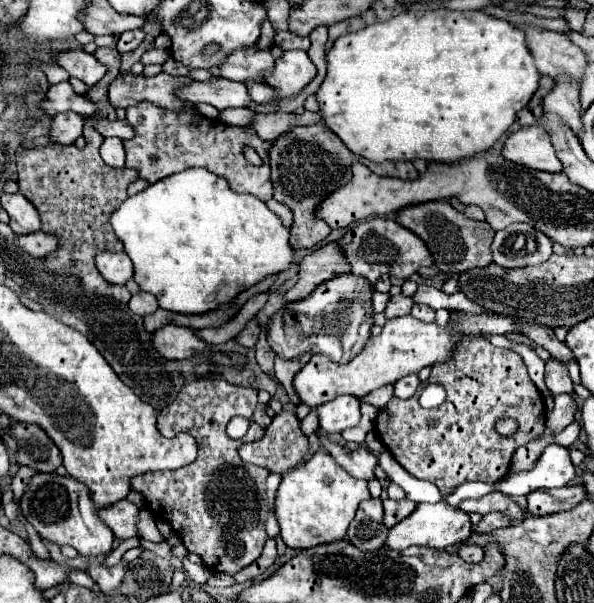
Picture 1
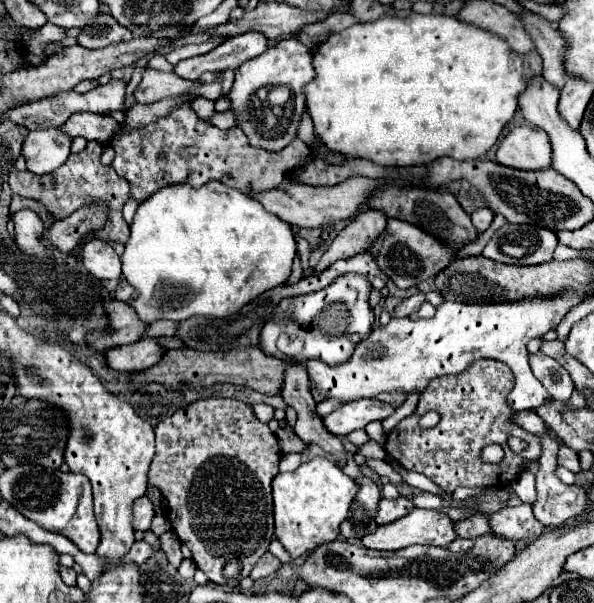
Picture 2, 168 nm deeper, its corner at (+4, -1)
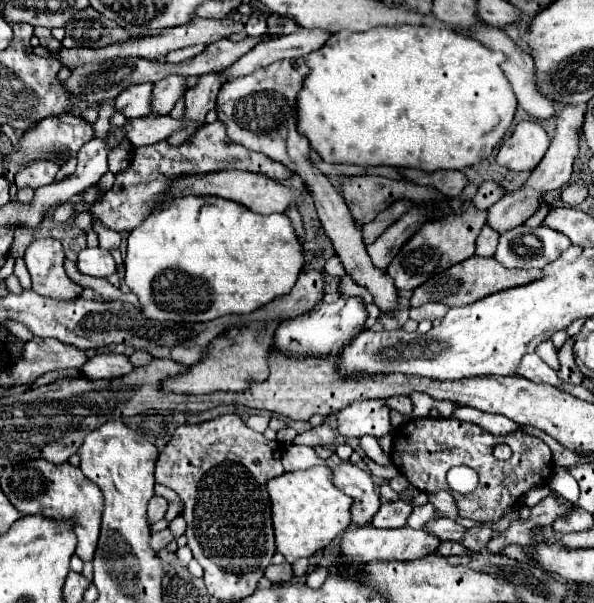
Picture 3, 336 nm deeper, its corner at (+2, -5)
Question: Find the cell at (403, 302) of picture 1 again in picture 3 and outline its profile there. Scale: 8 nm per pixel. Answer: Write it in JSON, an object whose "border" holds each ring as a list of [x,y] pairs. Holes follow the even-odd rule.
{"border":[[[426,303],[422,307],[410,309],[410,319],[414,319],[414,321],[422,321],[422,319],[436,321],[436,319],[442,319],[446,313],[448,313],[446,305],[442,305],[442,303]]]}

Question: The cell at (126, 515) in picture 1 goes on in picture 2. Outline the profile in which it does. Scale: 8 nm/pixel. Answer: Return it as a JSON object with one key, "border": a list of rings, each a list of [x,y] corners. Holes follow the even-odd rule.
{"border":[[[148,497],[136,499],[134,507],[132,507],[132,513],[134,513],[134,531],[150,529],[150,521],[154,517],[154,507],[152,507]]]}

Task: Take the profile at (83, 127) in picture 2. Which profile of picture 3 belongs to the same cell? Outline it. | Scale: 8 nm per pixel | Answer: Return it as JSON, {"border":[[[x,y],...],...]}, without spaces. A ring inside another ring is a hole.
{"border":[[[64,113],[62,117],[46,117],[46,121],[40,121],[34,129],[28,129],[18,139],[14,149],[4,157],[6,175],[12,179],[18,173],[18,169],[22,169],[22,165],[26,165],[28,161],[40,161],[40,159],[46,161],[46,157],[50,157],[50,161],[66,163],[70,157],[76,157],[80,147],[88,143],[92,137],[94,137],[92,125],[88,125],[82,117],[76,117],[70,113]]]}

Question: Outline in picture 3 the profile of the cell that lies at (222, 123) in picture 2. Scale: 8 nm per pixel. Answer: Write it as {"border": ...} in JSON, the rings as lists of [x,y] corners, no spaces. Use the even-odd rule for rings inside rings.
{"border":[[[150,113],[148,117],[130,119],[130,133],[126,133],[126,139],[134,147],[154,145],[154,141],[164,141],[174,131],[178,131],[182,125],[184,125],[182,119],[172,119],[170,115]]]}

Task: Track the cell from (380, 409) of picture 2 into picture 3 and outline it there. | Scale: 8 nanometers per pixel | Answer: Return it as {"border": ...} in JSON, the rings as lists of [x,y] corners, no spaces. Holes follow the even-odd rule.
{"border":[[[362,399],[346,405],[338,413],[338,431],[342,437],[382,437],[392,431],[390,407],[384,399]]]}

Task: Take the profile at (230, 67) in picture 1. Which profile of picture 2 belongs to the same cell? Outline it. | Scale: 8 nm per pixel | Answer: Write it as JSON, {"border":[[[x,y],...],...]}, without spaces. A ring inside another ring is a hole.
{"border":[[[248,31],[248,33],[226,39],[220,47],[212,49],[212,53],[208,53],[208,55],[180,61],[174,67],[174,71],[176,71],[176,75],[180,75],[184,79],[196,81],[206,71],[218,73],[224,69],[238,69],[244,61],[262,55],[268,49],[266,43],[268,43],[268,39],[262,33]]]}

